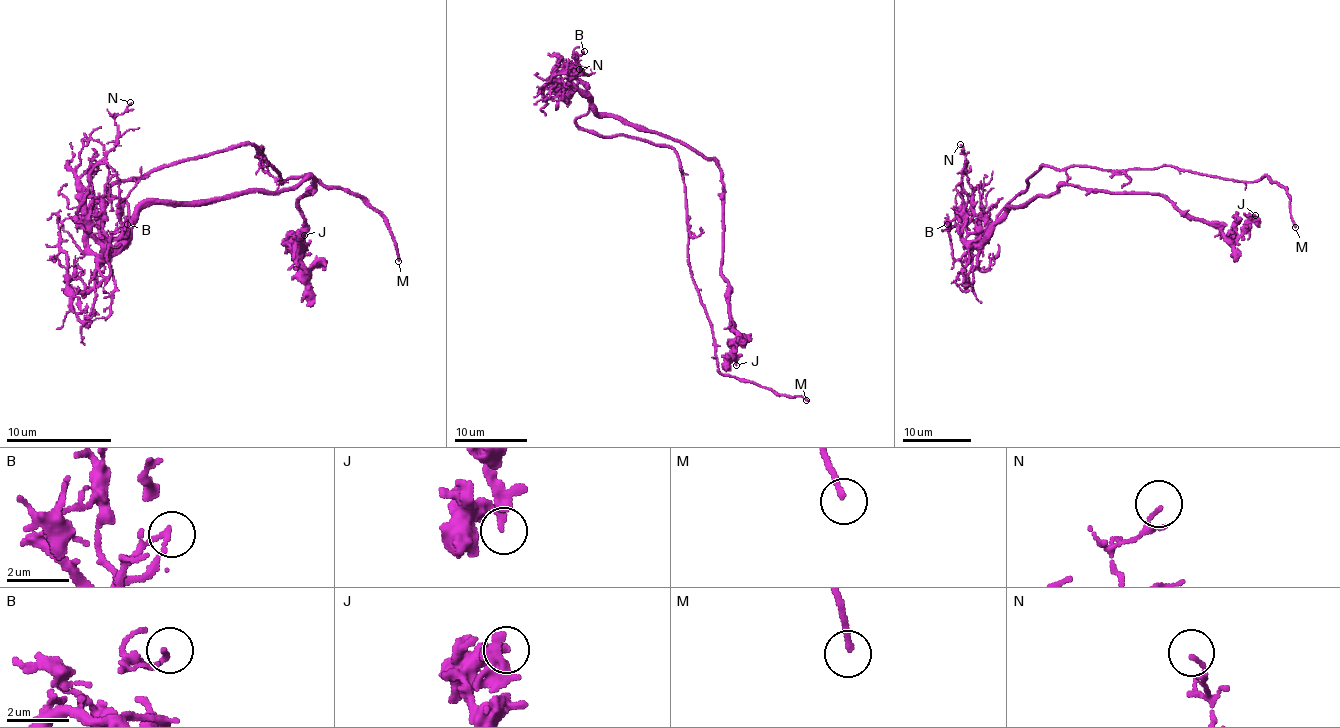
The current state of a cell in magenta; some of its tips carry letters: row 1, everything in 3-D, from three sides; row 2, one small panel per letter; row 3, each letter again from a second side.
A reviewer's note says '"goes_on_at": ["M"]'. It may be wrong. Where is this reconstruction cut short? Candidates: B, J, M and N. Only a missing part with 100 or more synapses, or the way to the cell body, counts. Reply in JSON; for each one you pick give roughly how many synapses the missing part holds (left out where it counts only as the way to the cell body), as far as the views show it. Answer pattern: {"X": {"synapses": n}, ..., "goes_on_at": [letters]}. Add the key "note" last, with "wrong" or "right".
{"goes_on_at": ["M"], "note": "right"}

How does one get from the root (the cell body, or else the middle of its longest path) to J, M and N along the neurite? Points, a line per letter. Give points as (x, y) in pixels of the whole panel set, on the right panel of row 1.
J: (1025, 190), (1000, 214), (1072, 185), (1157, 192), (1178, 209), (1210, 222), (1227, 240), (1234, 240), (1255, 215)
M: (1025, 190), (1044, 165), (1056, 170), (1173, 166), (1234, 181), (1266, 175), (1286, 191), (1295, 227)
N: (1025, 190), (1006, 204), (983, 238), (963, 203), (965, 153), (960, 144)

